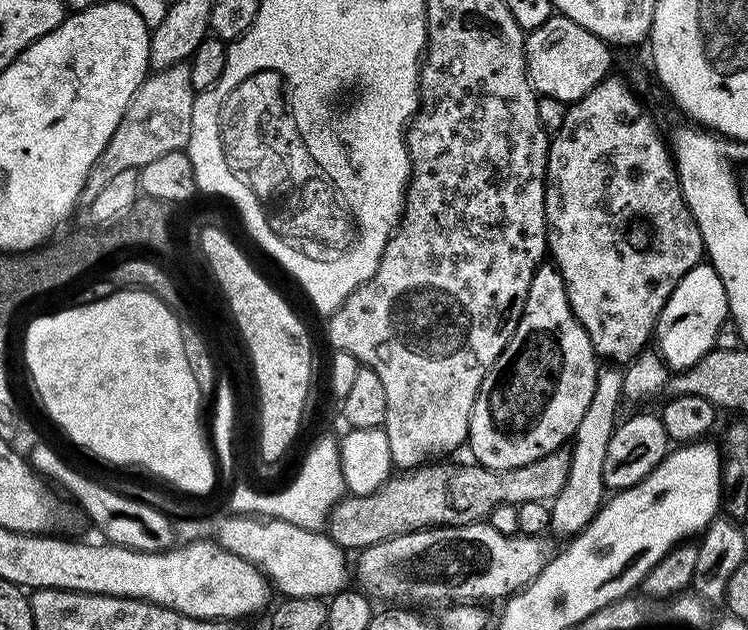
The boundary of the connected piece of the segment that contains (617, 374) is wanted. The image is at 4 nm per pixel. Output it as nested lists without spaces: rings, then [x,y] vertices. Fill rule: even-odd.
[[[604,362],[597,367],[594,397],[587,407],[582,421],[578,424],[570,448],[572,458],[570,474],[566,478],[566,486],[552,501],[550,514],[550,529],[553,533],[571,538],[578,535],[599,514],[606,500],[606,489],[602,478],[602,462],[606,462],[606,448],[612,437],[618,420],[616,412],[619,402],[623,399],[623,378],[625,373],[616,369],[615,365]]]

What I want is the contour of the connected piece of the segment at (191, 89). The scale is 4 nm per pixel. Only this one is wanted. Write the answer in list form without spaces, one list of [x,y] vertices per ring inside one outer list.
[[[187,63],[153,71],[140,85],[134,98],[130,98],[130,106],[126,106],[122,122],[118,122],[110,142],[106,142],[106,150],[100,156],[100,161],[88,176],[84,196],[96,196],[98,190],[102,190],[102,186],[106,186],[106,182],[110,182],[110,178],[116,177],[122,170],[139,170],[154,162],[154,158],[162,158],[162,154],[187,149],[190,118],[194,114],[197,95],[196,87],[190,82]]]

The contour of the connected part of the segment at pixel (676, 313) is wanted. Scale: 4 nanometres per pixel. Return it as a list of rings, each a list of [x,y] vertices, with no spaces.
[[[711,263],[696,264],[678,282],[674,294],[666,302],[660,315],[658,355],[672,370],[692,368],[709,351],[716,348],[719,328],[729,319],[728,295],[724,283]]]

